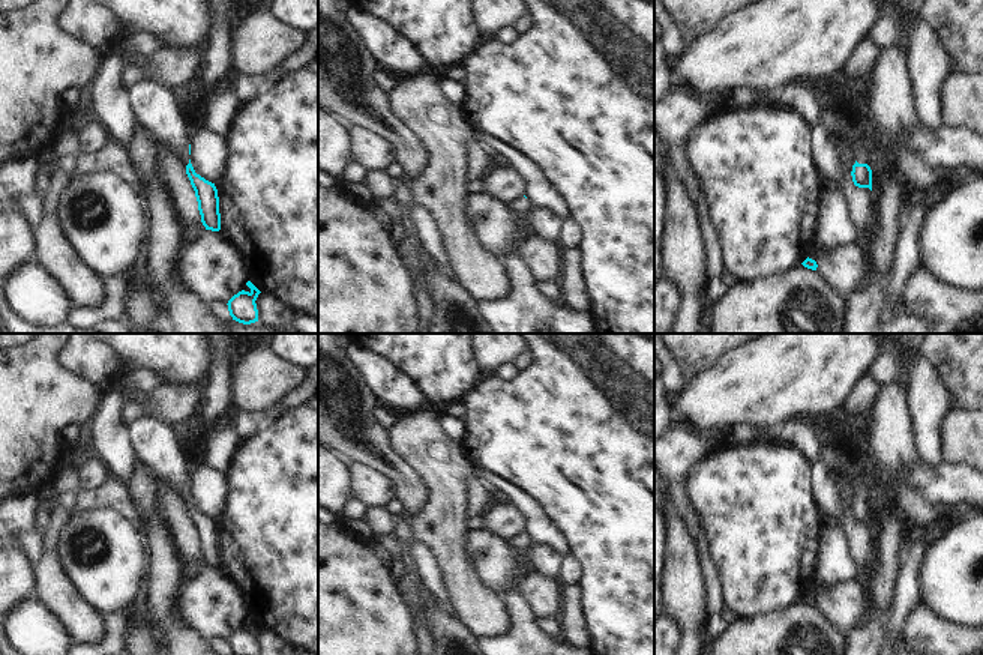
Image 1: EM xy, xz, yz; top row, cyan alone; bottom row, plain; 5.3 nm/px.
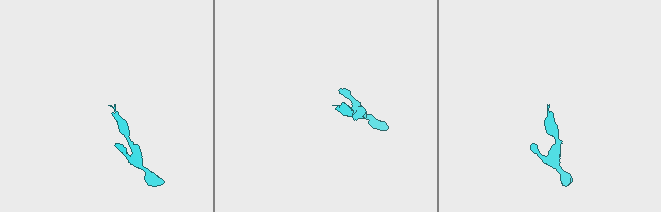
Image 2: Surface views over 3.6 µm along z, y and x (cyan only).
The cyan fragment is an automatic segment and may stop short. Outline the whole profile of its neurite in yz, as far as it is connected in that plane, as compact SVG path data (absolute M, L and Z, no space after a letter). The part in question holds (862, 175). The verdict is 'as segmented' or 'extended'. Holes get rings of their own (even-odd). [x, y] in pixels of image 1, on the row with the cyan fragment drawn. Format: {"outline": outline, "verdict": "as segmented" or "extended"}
{"outline": "M921 126L915 134L897 138L878 129L858 140L857 161L851 171L854 185L872 191L869 165L876 159L893 161L900 147L918 150L938 170L953 171L959 167L969 167L983 176L983 137L969 128L951 126L935 134Z", "verdict": "extended"}

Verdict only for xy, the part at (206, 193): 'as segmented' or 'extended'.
extended

